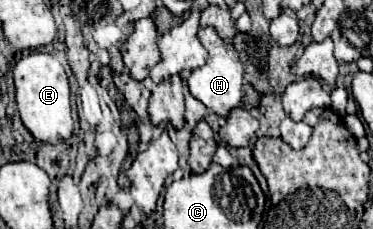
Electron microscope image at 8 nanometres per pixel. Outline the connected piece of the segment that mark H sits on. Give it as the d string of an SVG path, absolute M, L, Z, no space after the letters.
M205 27L199 29L199 41L203 43L203 47L209 51L209 57L205 61L203 67L195 69L187 81L189 91L195 99L199 99L207 109L215 111L219 117L227 117L231 109L235 109L243 97L241 91L241 81L243 81L243 65L239 61L237 51L233 49L233 45L227 45L213 27Z

